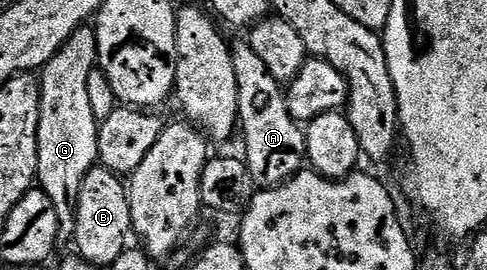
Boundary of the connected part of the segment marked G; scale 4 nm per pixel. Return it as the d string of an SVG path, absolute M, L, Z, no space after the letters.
M90 26L78 27L70 40L40 71L40 124L37 125L37 185L52 200L58 217L58 236L73 239L74 209L82 178L98 159L98 127L88 95L88 76L98 55L97 33Z

